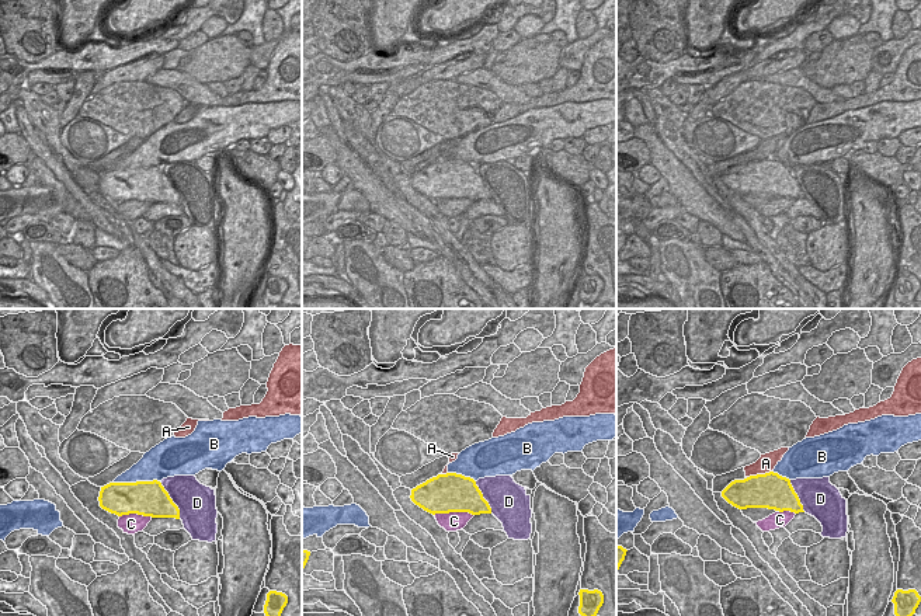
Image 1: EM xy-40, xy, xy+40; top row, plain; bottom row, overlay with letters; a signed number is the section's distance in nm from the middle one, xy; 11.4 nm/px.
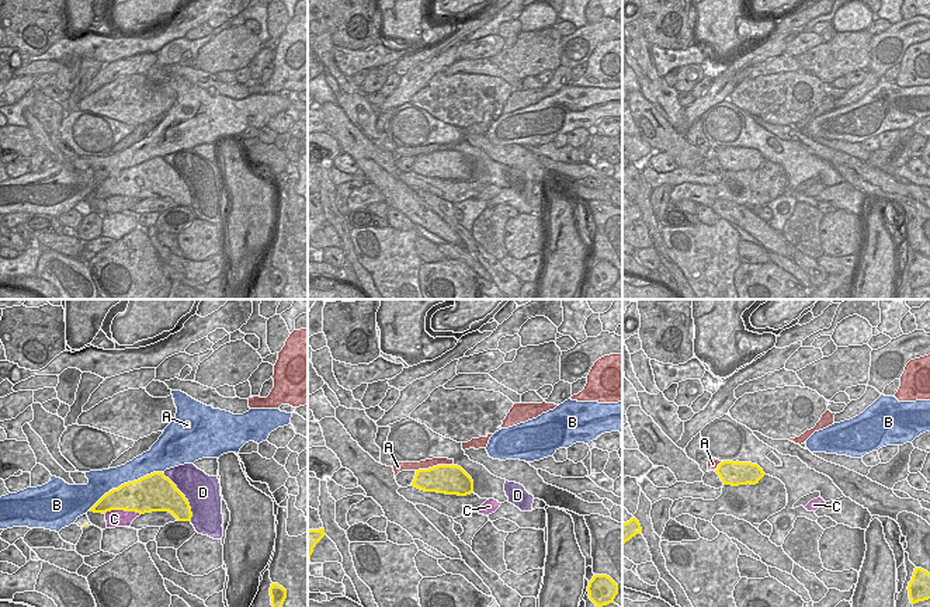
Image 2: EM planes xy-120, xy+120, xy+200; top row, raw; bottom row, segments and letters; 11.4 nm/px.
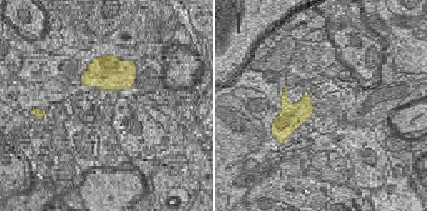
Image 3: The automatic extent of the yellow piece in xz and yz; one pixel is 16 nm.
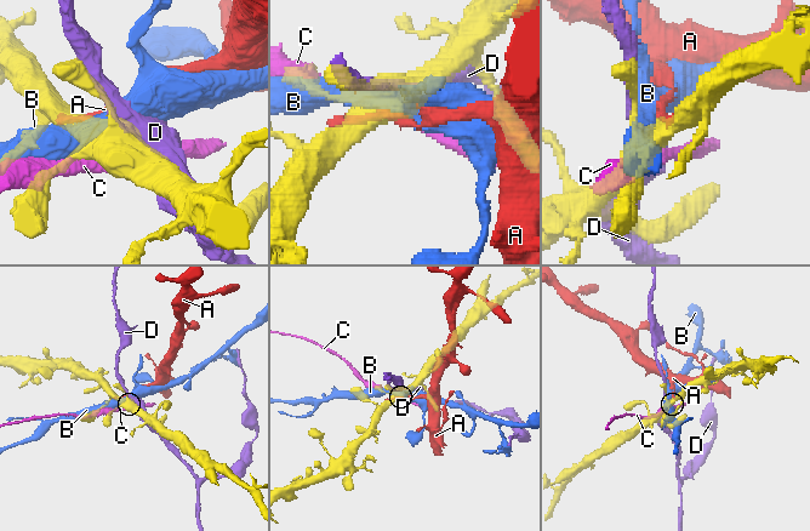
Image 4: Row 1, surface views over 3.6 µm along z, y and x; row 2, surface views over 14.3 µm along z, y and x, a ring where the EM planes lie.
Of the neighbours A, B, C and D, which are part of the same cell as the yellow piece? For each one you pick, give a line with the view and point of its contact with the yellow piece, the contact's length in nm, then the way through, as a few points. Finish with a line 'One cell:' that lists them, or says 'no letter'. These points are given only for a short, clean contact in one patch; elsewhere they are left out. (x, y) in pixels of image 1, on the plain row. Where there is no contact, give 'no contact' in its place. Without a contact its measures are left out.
One cell: no letter

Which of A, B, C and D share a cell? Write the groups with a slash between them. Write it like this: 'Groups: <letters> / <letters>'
Groups: A / B / C / D

